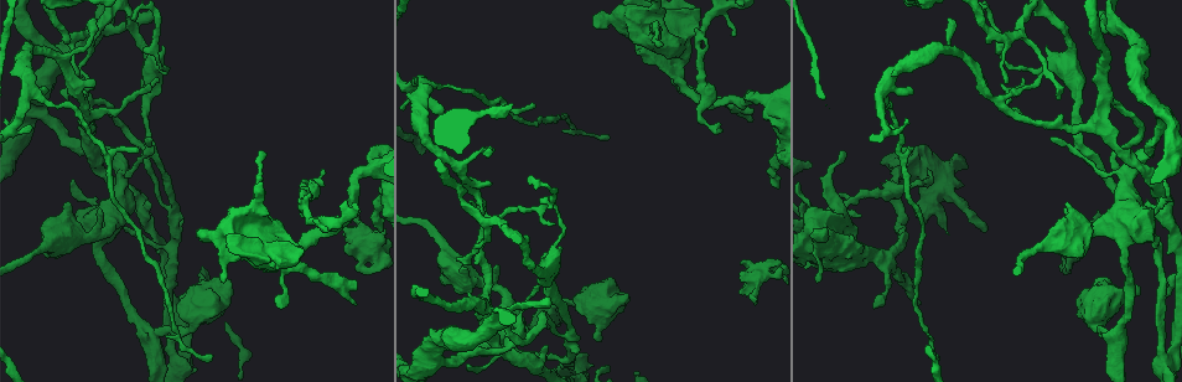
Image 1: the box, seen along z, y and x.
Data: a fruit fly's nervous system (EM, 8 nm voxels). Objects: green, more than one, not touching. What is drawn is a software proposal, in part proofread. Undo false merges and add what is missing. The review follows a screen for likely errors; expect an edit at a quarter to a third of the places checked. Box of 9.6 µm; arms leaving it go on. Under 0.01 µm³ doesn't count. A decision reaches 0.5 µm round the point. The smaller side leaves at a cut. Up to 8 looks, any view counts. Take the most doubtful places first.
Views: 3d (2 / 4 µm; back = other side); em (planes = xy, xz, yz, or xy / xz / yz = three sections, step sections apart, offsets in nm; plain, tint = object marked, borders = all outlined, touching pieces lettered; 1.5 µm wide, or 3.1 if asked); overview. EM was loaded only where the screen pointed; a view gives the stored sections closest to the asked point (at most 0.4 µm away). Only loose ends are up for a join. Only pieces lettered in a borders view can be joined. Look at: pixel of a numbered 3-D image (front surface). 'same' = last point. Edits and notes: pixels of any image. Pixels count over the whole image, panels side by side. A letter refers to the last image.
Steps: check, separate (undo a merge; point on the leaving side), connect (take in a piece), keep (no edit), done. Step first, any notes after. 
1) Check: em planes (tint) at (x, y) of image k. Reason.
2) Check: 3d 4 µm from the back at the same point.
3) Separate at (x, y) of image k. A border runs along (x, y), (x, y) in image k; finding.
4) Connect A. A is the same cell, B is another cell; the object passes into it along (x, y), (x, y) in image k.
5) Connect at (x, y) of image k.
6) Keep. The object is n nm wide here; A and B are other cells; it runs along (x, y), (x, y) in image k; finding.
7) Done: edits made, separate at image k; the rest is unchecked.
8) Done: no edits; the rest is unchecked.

Check: em planes (borders) at (927, 168) of image 1. Tapers out.

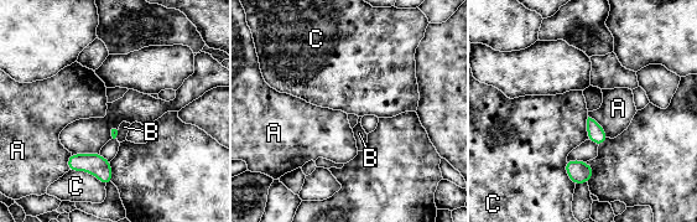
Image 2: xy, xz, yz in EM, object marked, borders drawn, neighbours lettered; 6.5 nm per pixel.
Keep. A, B and C are other cells; a border runs along (68, 170), (90, 173), (105, 185) in image 2; no lettered piece goes on from it.

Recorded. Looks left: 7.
Check: em planes (plain) at (549, 313) of image 1. Sharp bend.

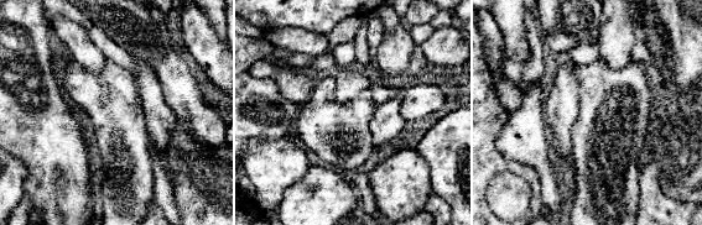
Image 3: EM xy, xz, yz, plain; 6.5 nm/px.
Check: em planes (borders) at the same point.

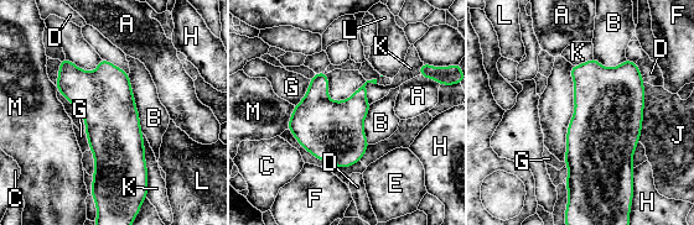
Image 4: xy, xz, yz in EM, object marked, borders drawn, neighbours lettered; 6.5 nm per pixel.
Keep. The object is 240 nm wide here; A, B, C, D, E, F, G, H, J, K, L and M are other cells; a border runs along (141, 134), (148, 186) in image 4; one neuron here.

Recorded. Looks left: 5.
Check: 3d 4 µm at (360, 210) of image 1. Tapers out.

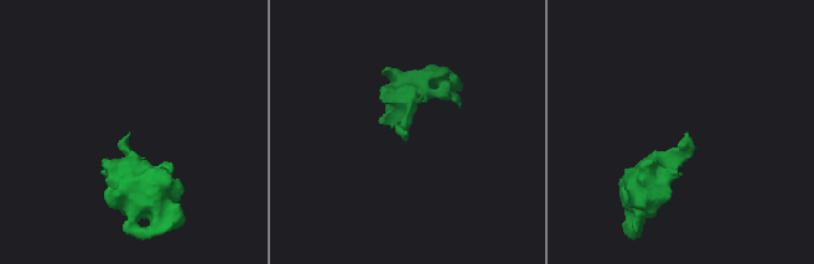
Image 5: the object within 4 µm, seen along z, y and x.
Check: em planes (borders) at (404, 131) of image 5.

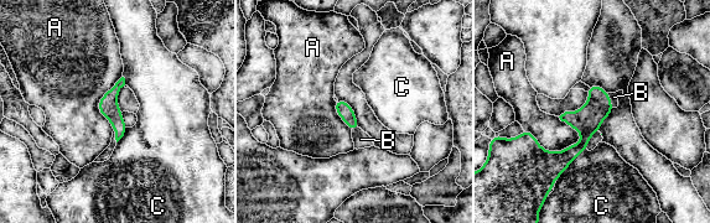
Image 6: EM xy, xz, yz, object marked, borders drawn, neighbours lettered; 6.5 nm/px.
Connect B. B is the same cell, A and C are other cells; the object passes into it along (587, 119), (610, 100), (613, 97) in image 6; the neuron continues.

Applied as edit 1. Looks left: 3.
Done: edits made, connect at image 6; the rest is unchecked.

